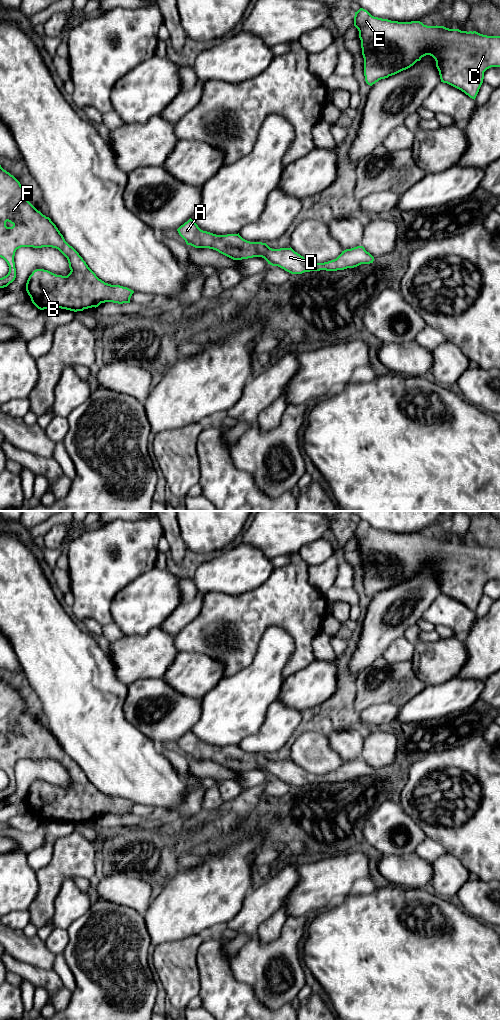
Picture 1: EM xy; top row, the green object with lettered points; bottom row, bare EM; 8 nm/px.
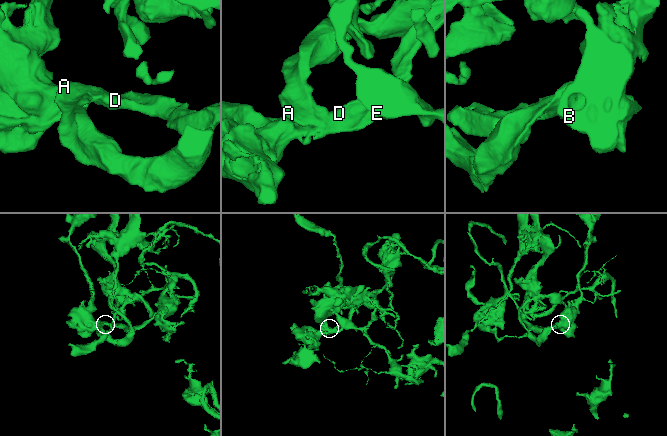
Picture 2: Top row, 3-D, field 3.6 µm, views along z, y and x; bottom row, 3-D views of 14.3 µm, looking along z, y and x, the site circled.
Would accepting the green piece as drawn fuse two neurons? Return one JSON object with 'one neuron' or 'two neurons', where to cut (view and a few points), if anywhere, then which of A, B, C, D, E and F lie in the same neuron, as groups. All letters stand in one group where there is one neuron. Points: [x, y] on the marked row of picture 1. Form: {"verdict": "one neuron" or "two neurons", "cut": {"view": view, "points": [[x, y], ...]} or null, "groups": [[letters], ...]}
{"verdict": "one neuron", "cut": null, "groups": [["A", "B", "C", "D", "E", "F"]]}

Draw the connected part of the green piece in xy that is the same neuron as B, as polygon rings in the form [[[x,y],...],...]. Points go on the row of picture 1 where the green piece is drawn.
[[[0,165],[0,257],[9,266],[8,274],[0,278],[0,288],[7,287],[15,280],[14,256],[16,250],[21,247],[56,248],[67,258],[71,270],[67,276],[56,275],[44,269],[36,269],[32,272],[26,283],[26,291],[38,309],[61,308],[77,312],[96,308],[105,302],[130,303],[134,291],[99,279],[79,253],[65,241],[51,219],[43,215],[26,199],[26,193],[20,182]]]

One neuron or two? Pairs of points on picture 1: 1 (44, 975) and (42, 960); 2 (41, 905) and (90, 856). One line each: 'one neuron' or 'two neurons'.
1: two neurons
2: one neuron

